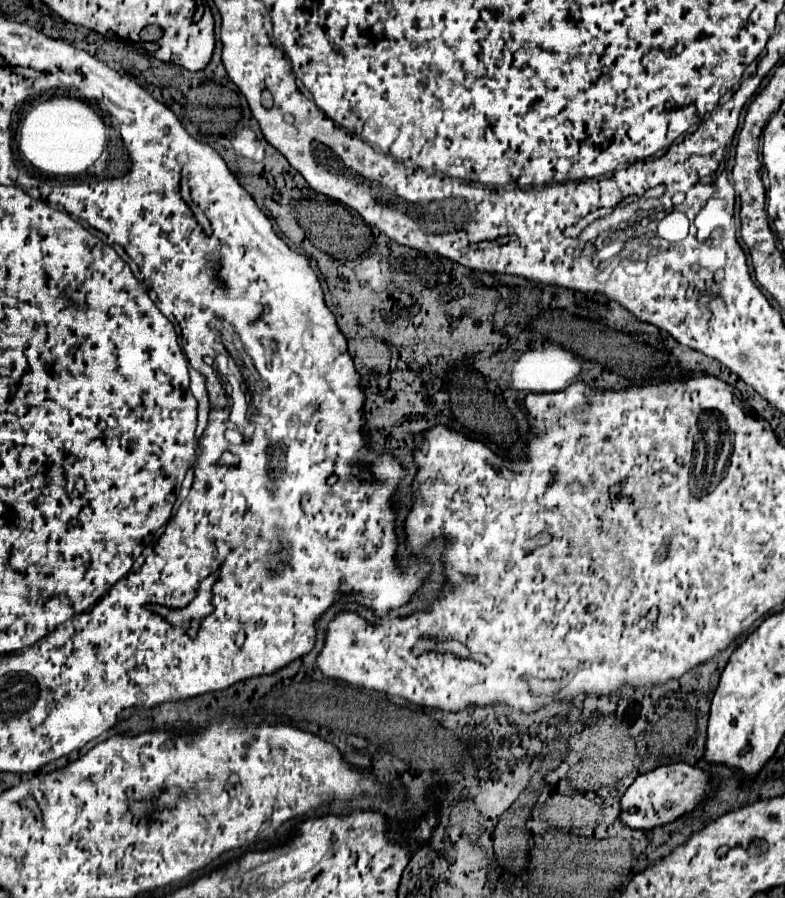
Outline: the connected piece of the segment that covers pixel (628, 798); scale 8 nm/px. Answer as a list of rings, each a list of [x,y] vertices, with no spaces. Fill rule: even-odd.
[[[668,764],[652,772],[646,772],[634,780],[634,784],[620,798],[620,816],[618,820],[634,830],[652,830],[674,822],[678,816],[694,810],[698,802],[710,792],[710,776],[688,764]]]

